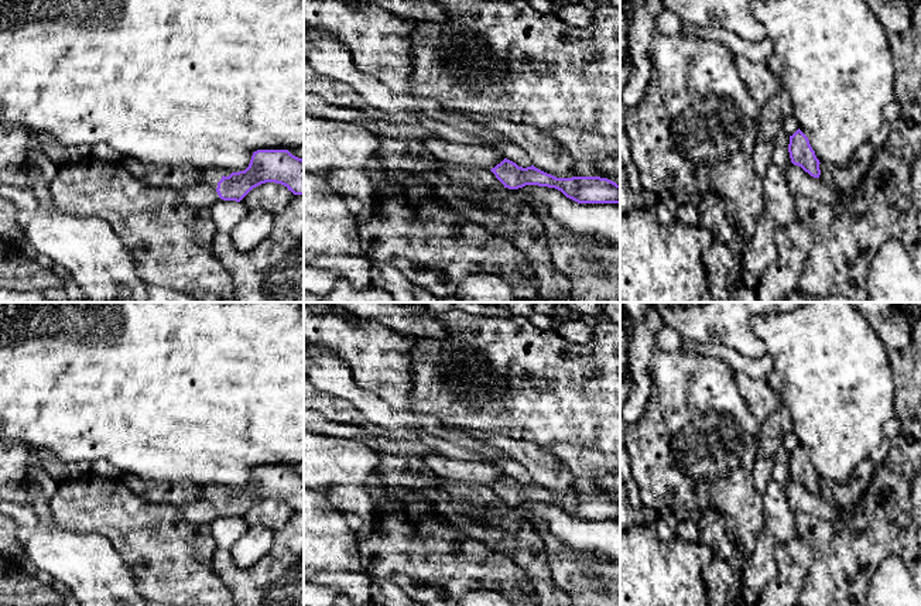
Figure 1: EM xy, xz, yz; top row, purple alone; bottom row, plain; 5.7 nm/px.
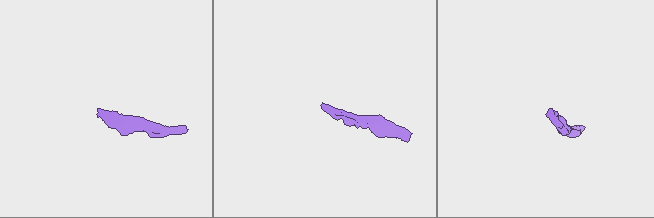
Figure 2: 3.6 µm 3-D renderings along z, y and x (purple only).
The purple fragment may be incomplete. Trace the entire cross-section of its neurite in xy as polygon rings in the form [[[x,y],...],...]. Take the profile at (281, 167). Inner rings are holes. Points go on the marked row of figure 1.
[[[257,150],[244,171],[205,168],[201,182],[210,185],[223,201],[240,202],[253,188],[266,182],[281,184],[294,195],[304,195],[304,160],[288,150]]]

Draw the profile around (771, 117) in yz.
[[[784,90],[774,95],[766,106],[759,109],[757,124],[760,141],[773,141],[784,121],[792,116],[791,102]]]

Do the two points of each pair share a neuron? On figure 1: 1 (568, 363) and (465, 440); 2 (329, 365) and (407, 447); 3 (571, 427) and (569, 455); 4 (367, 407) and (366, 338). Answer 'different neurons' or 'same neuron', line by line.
1: different neurons
2: different neurons
3: different neurons
4: different neurons

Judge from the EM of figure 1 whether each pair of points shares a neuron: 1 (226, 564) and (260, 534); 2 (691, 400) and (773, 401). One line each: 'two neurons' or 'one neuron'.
1: two neurons
2: two neurons

